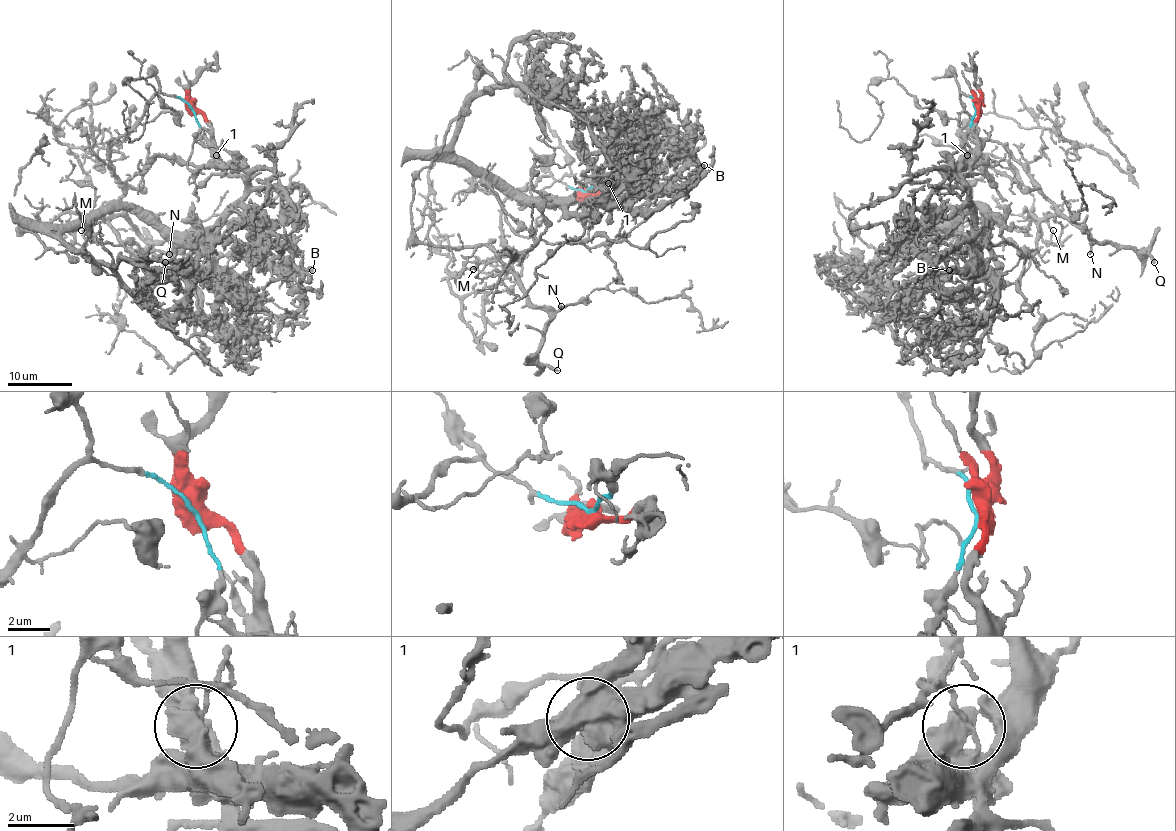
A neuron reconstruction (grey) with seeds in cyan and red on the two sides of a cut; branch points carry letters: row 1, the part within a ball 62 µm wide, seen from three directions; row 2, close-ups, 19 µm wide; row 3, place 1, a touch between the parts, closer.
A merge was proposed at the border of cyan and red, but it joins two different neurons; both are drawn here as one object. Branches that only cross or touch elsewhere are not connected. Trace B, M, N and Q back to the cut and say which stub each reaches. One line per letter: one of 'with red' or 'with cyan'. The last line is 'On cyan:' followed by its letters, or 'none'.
B: with red
M: with cyan
N: with cyan
Q: with cyan
On cyan: M, N, Q

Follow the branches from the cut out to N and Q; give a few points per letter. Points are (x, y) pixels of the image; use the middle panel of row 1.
N: (584, 192), (543, 176), (516, 189), (501, 212), (524, 296), (537, 307), (561, 305)
Q: (584, 192), (543, 176), (516, 189), (501, 212), (513, 271), (524, 296), (550, 320), (537, 362), (558, 370)

